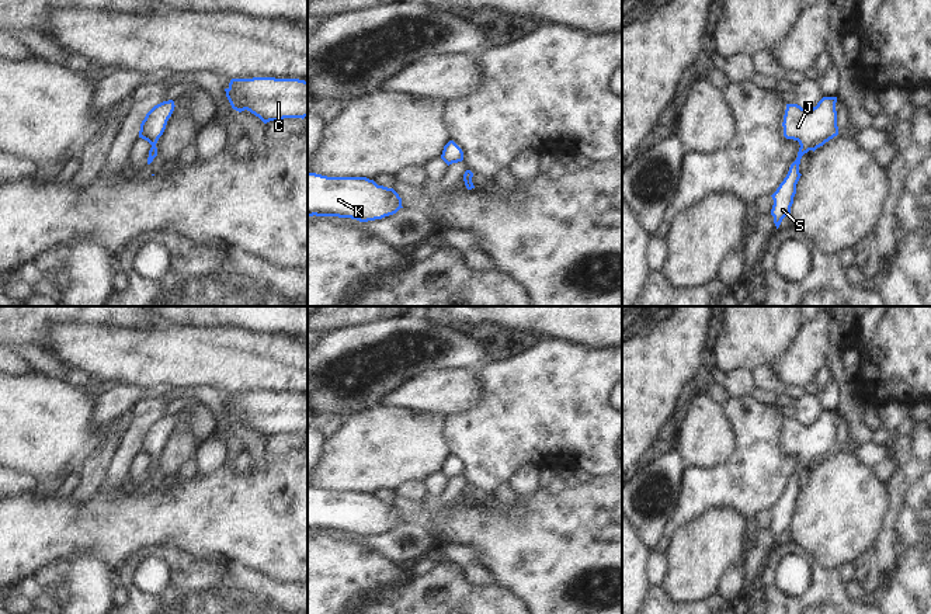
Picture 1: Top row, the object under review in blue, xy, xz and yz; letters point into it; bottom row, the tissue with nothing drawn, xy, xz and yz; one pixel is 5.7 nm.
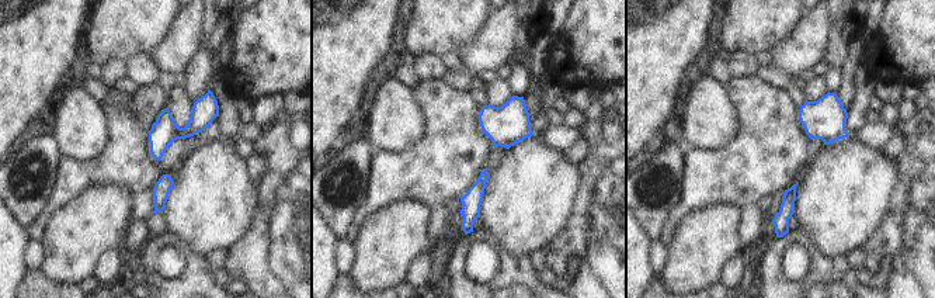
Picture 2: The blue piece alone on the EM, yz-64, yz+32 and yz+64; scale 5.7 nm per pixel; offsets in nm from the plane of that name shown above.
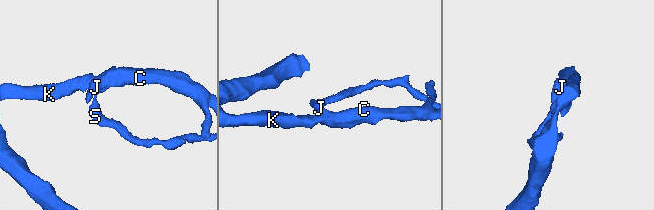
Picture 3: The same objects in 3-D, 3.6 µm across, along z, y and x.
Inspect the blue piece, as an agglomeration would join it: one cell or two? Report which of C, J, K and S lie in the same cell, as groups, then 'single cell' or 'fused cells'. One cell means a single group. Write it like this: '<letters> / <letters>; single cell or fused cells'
C J K S; single cell

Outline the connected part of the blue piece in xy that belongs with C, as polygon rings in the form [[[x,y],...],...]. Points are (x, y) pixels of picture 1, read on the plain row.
[[[232,393],[225,403],[233,424],[250,426],[264,438],[308,431],[308,396],[299,393]]]

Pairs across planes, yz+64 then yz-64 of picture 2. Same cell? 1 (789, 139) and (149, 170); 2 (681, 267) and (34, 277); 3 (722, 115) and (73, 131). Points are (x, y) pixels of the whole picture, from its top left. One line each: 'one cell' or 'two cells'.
1: one cell
2: two cells
3: one cell

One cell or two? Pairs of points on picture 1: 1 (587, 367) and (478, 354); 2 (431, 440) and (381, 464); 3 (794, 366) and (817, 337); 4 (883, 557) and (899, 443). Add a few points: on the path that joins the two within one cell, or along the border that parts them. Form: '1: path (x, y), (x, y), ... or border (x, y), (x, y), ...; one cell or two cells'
1: border (489, 358), (478, 367); two cells
2: path (419, 440), (410, 446), (399, 446), (393, 451); one cell
3: path (801, 358), (812, 344); one cell
4: path (906, 528), (906, 471); one cell

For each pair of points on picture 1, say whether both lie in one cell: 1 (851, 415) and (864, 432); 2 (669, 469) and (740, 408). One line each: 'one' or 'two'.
1: one
2: two

